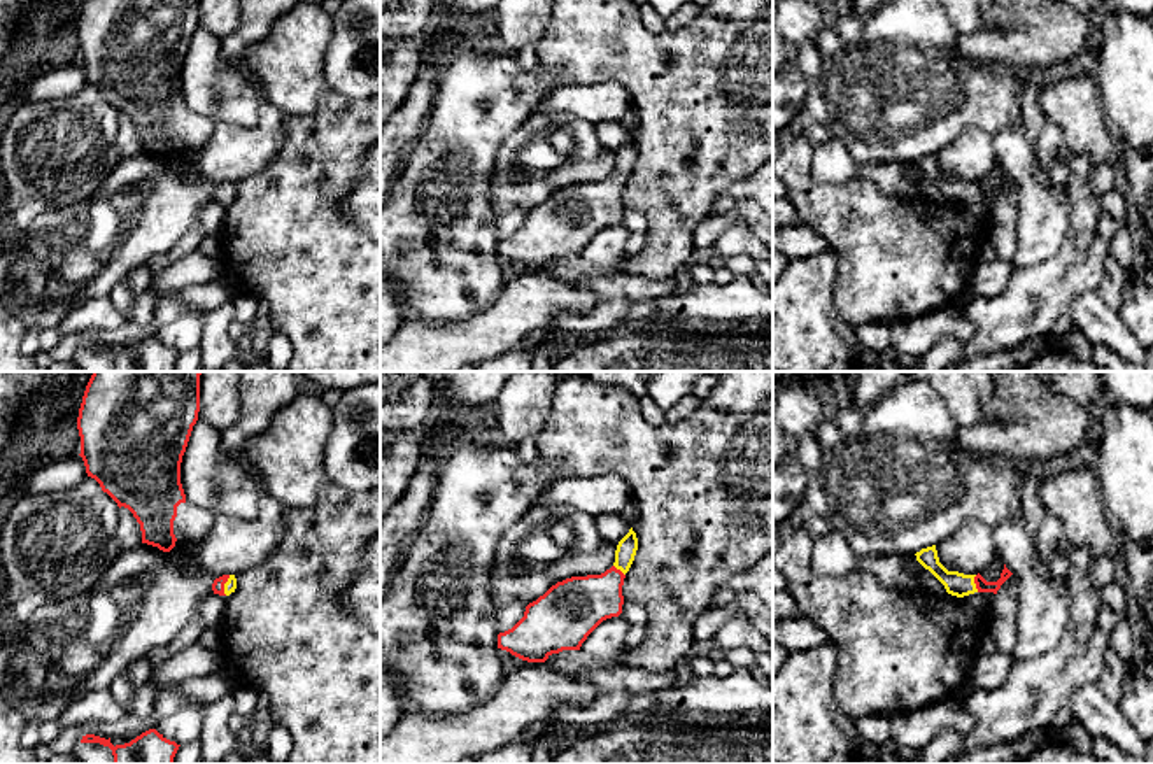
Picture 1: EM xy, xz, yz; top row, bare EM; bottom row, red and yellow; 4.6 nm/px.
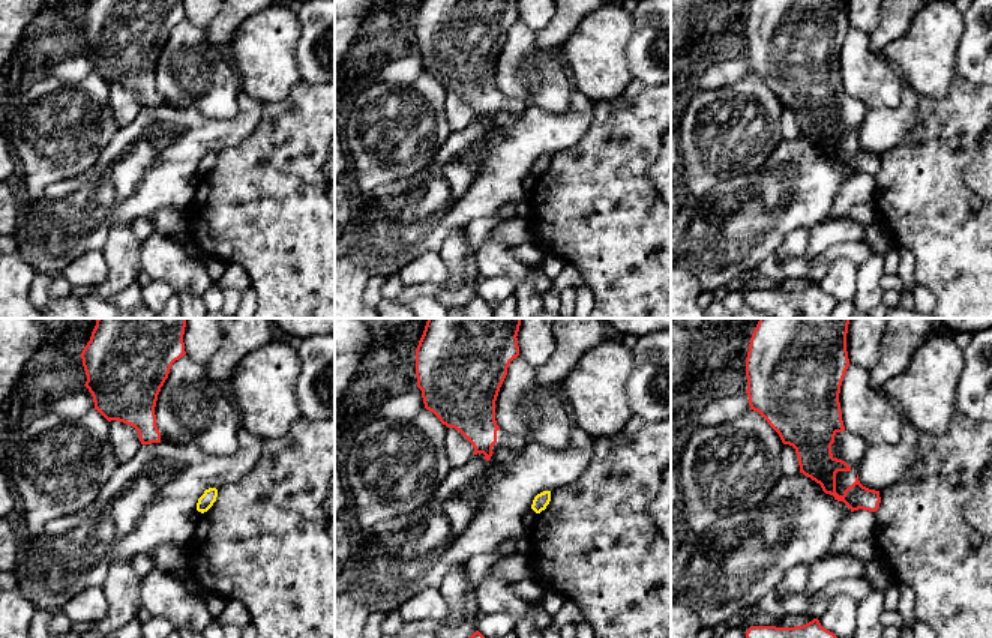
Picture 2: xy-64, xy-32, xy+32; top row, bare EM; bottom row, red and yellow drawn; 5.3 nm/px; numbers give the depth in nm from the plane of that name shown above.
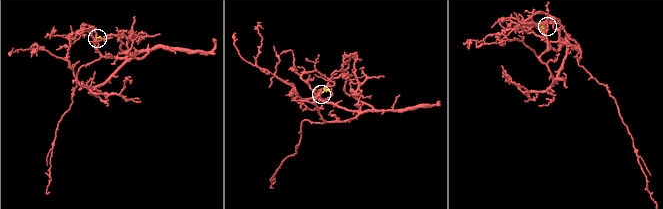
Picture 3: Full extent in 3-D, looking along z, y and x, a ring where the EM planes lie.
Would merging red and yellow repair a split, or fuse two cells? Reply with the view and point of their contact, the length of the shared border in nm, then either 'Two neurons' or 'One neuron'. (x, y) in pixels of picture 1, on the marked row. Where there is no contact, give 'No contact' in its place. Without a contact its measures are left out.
Touches red at xy (223, 586). Shared border 100 nm. One neuron

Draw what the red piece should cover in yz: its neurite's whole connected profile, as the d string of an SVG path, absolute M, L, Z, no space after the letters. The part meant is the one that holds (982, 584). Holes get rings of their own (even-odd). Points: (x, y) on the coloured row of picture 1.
M936 545L922 548L915 554L916 561L929 569L946 589L948 594L964 598L974 592L994 592L1001 589L1001 585L1013 575L1006 564L997 582L987 582L980 573L978 575L964 575L958 571L948 571L937 557Z

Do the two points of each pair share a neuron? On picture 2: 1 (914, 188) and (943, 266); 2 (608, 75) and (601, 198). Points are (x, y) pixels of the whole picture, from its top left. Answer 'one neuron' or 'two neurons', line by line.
1: one neuron
2: two neurons

